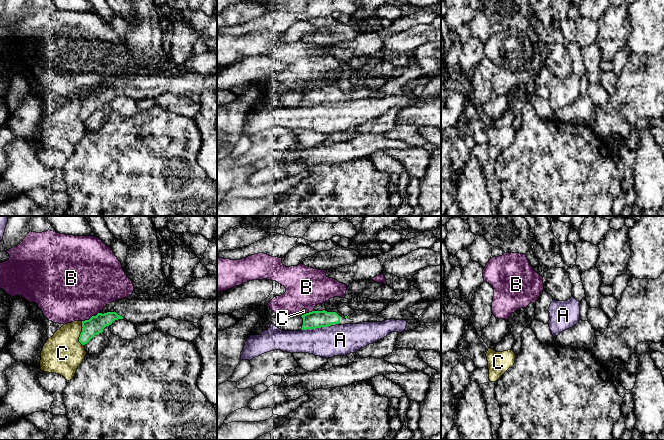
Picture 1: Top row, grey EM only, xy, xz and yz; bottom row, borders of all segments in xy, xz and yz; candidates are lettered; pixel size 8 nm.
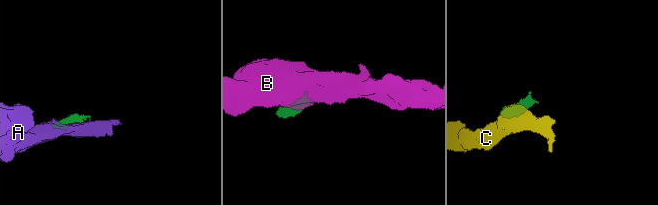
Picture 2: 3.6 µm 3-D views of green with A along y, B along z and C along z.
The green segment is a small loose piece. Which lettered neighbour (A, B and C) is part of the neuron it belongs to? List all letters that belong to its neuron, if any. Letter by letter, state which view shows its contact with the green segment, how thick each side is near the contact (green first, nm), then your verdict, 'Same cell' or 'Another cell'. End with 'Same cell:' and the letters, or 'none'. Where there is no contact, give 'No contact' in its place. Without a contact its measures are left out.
A: Touches green in xz. Thickness 140 nm (green) against 260 nm. Another cell
B: Touches green in xy. Thickness 140 nm (green) against 480 nm. Another cell
C: Touches green in xy. Thickness 140 nm (green) against 320 nm. Another cell
Same cell: none

